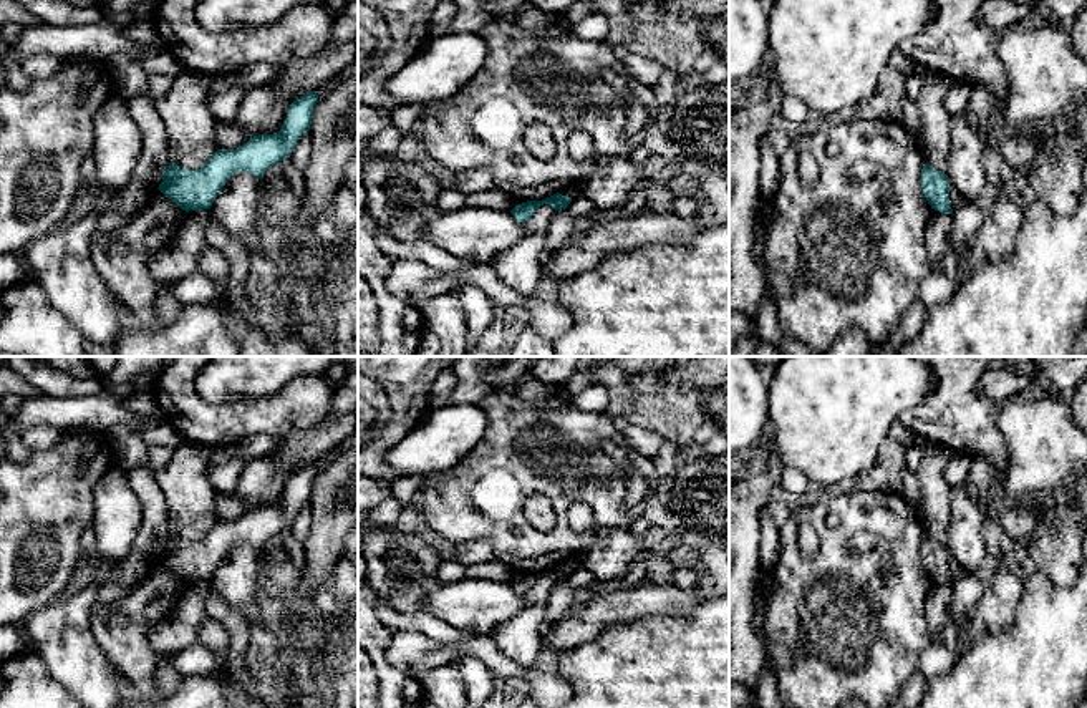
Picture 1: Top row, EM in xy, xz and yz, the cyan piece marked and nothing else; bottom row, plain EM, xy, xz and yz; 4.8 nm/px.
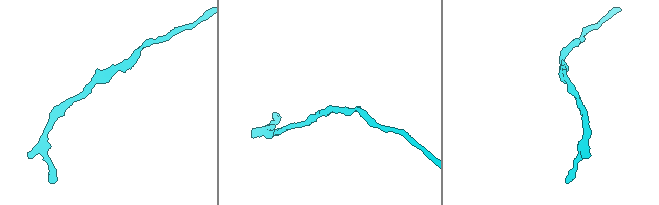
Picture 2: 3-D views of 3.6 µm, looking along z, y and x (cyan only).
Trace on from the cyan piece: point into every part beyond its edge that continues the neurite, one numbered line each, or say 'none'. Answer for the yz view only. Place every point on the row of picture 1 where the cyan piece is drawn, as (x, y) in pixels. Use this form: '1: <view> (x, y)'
none

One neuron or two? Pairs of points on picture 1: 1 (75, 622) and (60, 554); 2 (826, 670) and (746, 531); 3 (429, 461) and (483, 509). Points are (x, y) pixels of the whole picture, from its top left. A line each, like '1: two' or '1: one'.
1: two
2: two
3: two

